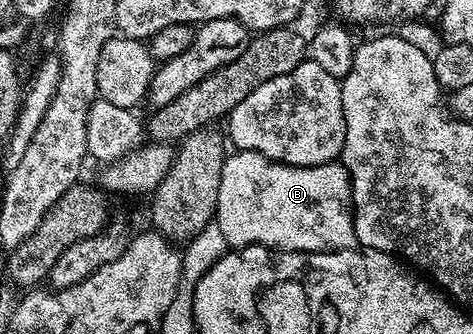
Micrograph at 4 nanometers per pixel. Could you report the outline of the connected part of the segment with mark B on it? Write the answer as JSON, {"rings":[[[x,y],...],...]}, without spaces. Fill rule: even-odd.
{"rings":[[[235,149],[220,172],[220,192],[214,218],[230,248],[266,246],[270,250],[300,250],[316,254],[352,250],[358,246],[354,231],[354,208],[350,200],[350,173],[338,160],[315,166],[289,166],[268,160],[260,152]]]}

